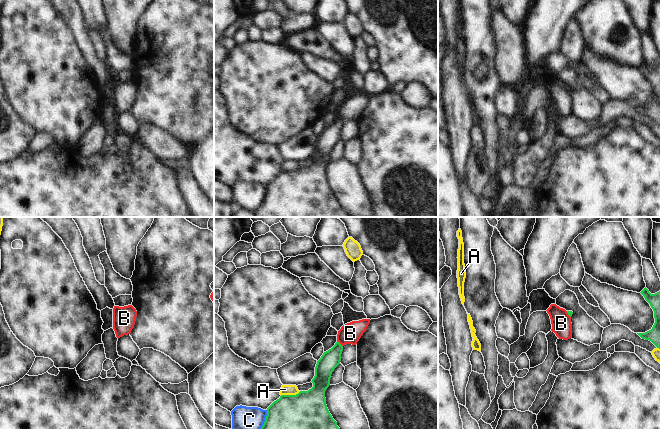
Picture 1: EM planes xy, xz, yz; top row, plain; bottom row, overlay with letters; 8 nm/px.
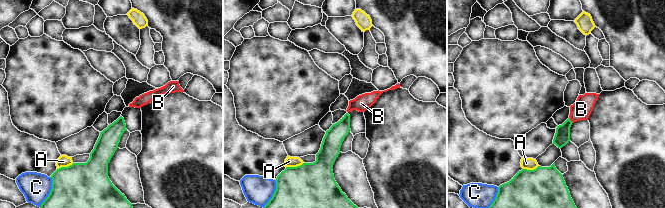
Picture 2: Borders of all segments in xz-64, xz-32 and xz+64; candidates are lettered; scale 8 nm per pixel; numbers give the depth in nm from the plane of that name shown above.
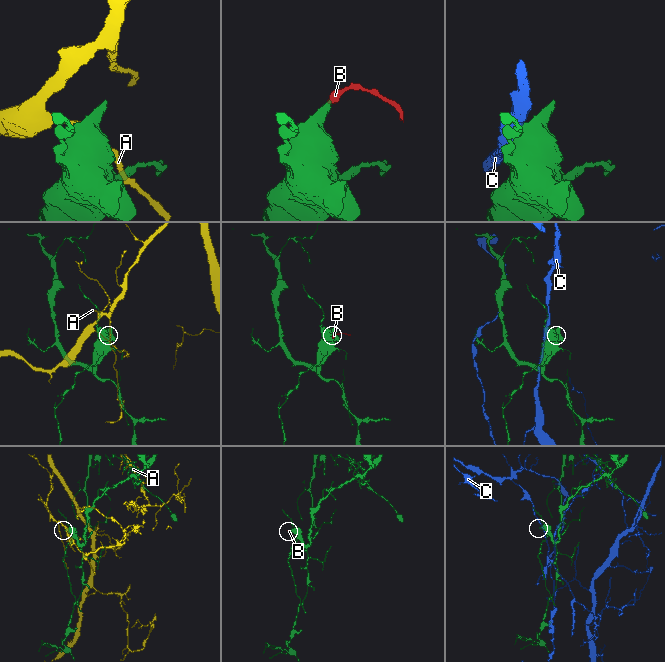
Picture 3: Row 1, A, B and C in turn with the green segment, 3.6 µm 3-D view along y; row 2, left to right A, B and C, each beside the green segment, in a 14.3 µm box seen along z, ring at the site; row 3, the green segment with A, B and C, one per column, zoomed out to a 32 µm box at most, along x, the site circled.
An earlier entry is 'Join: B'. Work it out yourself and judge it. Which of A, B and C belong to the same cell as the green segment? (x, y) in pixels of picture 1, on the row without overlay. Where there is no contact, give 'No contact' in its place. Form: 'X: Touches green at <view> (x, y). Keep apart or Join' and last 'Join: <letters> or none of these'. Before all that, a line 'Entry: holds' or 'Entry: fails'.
Entry: fails
A: Touches green at xz (290, 171). Keep apart
B: Touches green at xz (339, 119). Keep apart
C: Touches green at xz (264, 199). Keep apart
Join: none of these

